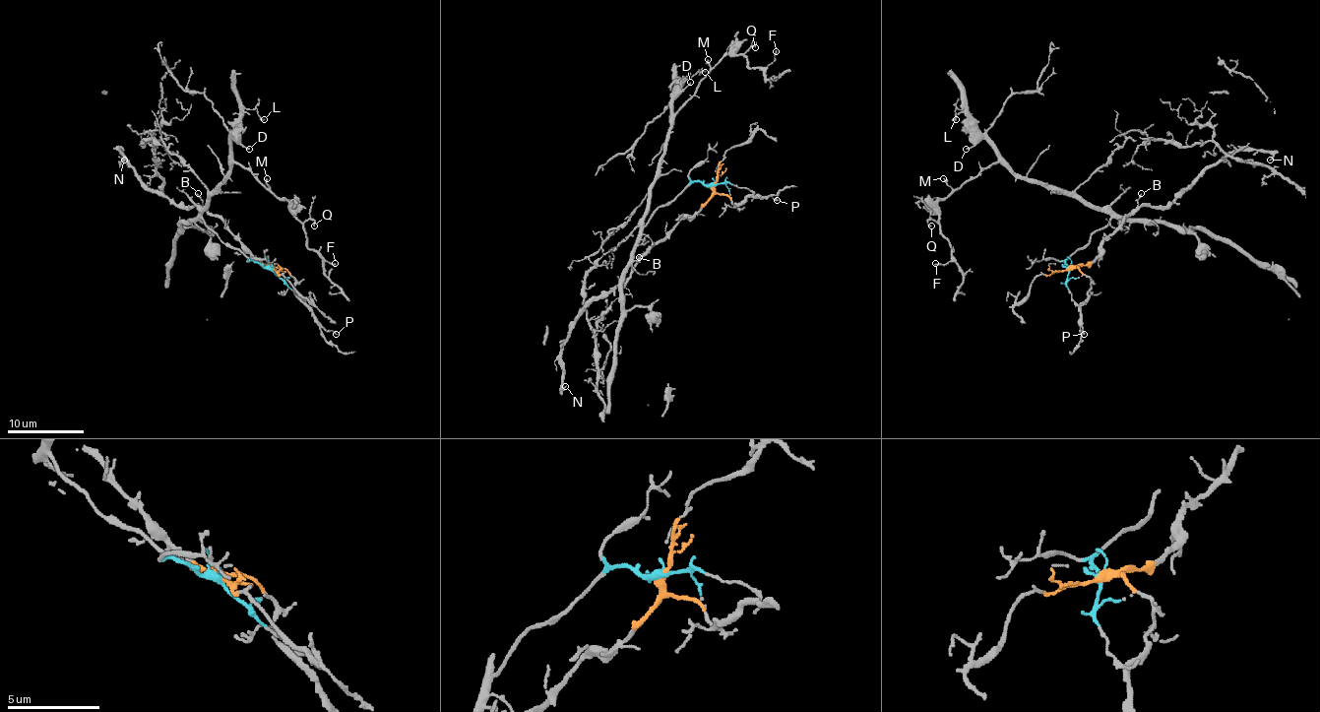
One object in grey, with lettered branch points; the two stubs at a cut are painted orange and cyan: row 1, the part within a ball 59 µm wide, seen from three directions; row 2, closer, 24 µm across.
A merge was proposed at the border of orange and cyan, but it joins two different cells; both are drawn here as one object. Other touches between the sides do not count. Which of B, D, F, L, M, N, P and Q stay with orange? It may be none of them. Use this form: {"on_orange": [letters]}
{"on_orange": ["B", "N", "P"]}

